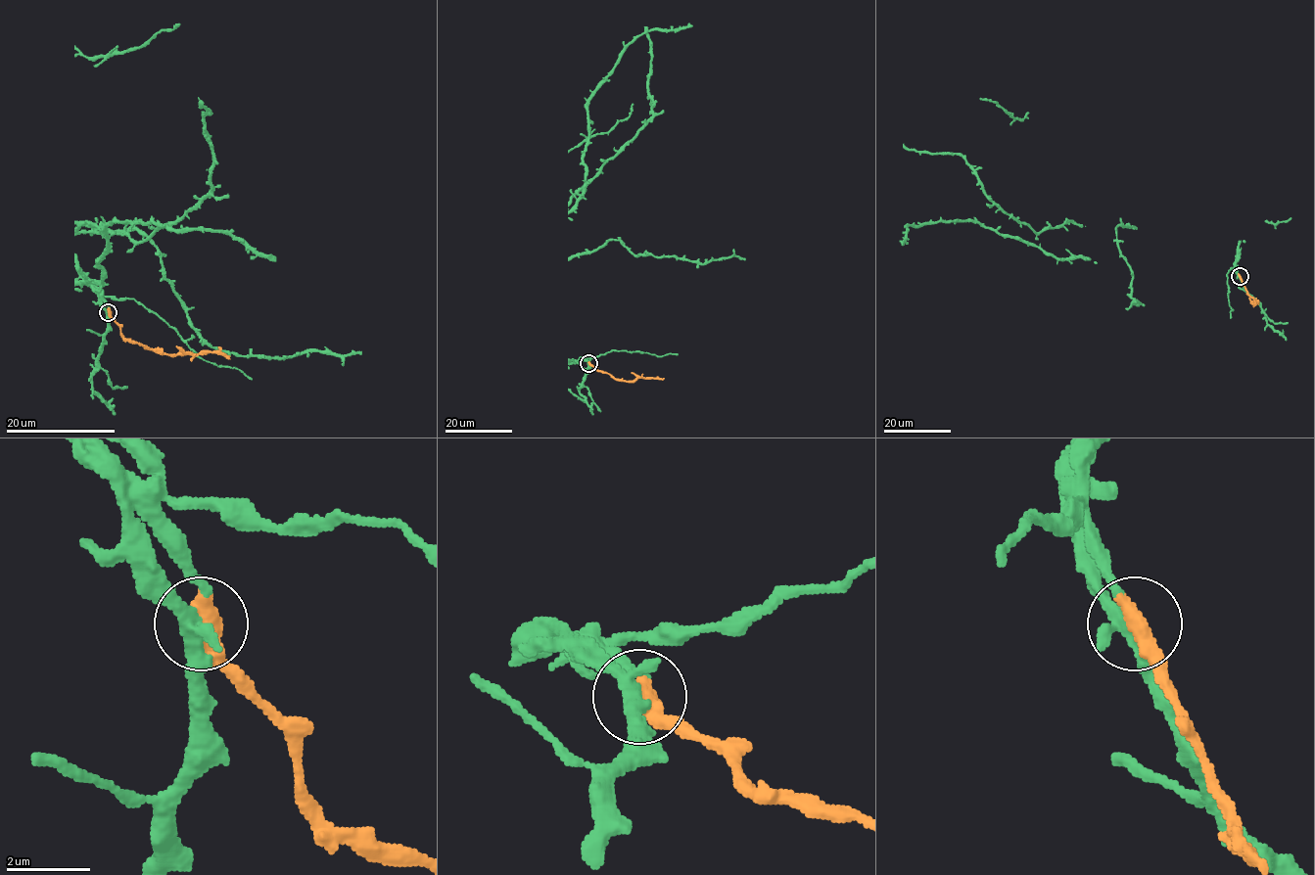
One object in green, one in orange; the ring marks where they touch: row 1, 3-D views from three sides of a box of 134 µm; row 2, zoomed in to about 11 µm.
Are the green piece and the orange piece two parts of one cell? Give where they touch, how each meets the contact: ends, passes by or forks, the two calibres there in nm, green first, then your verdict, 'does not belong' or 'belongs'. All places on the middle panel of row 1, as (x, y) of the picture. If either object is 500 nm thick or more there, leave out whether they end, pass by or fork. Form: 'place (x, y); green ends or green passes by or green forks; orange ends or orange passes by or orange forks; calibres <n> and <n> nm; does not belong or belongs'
place (588, 363); calibres 280 and 550 nm; belongs

